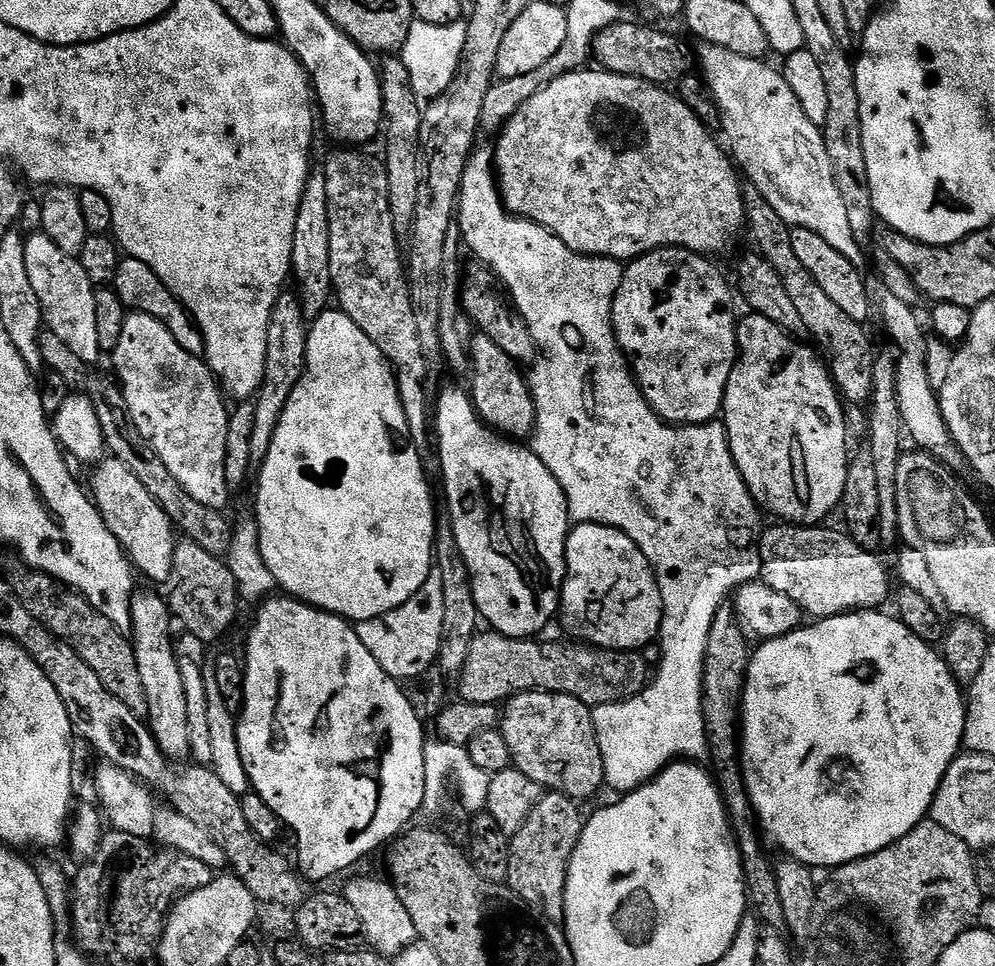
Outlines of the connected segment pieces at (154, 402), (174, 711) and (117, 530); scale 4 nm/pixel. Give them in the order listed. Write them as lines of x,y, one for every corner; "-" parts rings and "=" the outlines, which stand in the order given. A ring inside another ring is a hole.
128,312
125,315
122,338
118,338
118,346
116,351
111,353
110,360
116,363
114,376
124,390
128,417
134,422
138,434
142,434
144,441
154,450
154,454
158,454
158,458
162,458
162,462
166,462
166,470
170,470
170,474
174,474
174,478
178,478
178,482
182,485
182,490
186,490
186,494
190,494
190,498
194,498
194,502
202,502
202,506
210,506
211,508
227,509
230,485
226,478
225,464
226,434
228,433
230,408
229,405
224,405
226,396
216,377
213,376
212,369
208,367
201,357
191,356
186,350
182,350
182,346
178,346
178,342
174,342
174,334
170,334
170,330
166,330
166,326
162,326
162,322
158,322
158,318
150,318
150,314
142,314
141,312
=
137,591
130,606
132,627
130,639
134,658
138,664
138,674
142,678
142,690
146,694
148,711
146,723
157,747
169,761
180,762
190,753
190,722
186,722
186,692
182,690
180,660
172,645
174,617
168,601
163,595
=
104,458
95,465
96,473
92,476
92,488
90,496
104,520
104,525
114,534
114,538
124,549
133,569
140,572
148,580
156,584
167,585
172,579
172,567
174,566
174,550
178,543
178,533
173,528
170,518
150,498
146,486
122,466
122,462
111,458

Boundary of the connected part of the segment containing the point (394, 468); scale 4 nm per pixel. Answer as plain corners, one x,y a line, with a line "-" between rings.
329,310
321,314
317,320
311,321
304,373
286,402
286,410
282,410
282,418
274,430
270,450
264,463
258,468
260,485
256,488
254,515
261,556
273,575
275,587
293,600
300,600
324,612
333,612
335,616
343,616
349,622
378,618
378,614
386,614
402,606
402,602
406,602
414,594
418,594
418,590
434,572
436,533
436,526
432,522
432,496
428,493
428,480
424,477
424,464
420,458
422,452
412,442
406,414
403,413
402,402
399,401
398,386
382,351
378,350
378,346
344,312

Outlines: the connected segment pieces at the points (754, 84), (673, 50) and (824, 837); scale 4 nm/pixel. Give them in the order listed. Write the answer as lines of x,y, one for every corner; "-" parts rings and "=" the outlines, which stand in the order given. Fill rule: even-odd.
701,43
699,47
700,68
716,99
720,124
728,135
727,147
746,180
748,175
747,183
763,194
789,226
814,230
842,258
850,258
854,267
863,269
866,252
855,240
854,230
850,230
846,219
846,205
838,194
830,158
826,158
821,125
806,118
783,71
779,67
771,68
764,60
730,54
722,46
=
626,18
602,29
592,40
591,59
605,72
633,76
651,84
672,86
688,72
688,48
668,32
647,32
=
861,610
859,612
846,612
842,616
820,618
812,622
809,628
807,626
801,626
796,631
786,634
782,638
765,640
757,648
760,649
757,652
755,649
751,653
748,661
748,670
744,674
744,693
740,697
740,735
738,737
738,743
740,745
742,788
743,791
748,791
748,800
752,803
752,808
756,811
757,818
760,819
760,828
764,831
765,838
770,843
777,844
784,851
781,853
785,857
807,864
813,870
819,870
819,868
835,870
842,864
849,864
855,860
860,860
864,856
874,854
878,850
882,850
886,846
902,840
906,834
910,834
910,830
914,830
919,824
925,823
926,817
932,811
932,803
936,797
936,791
946,774
946,770
956,761
957,756
961,755
964,742
964,727
966,726
966,714
968,713
966,696
962,691
962,685
950,674
950,670
946,666
944,659
942,659
941,653
933,645
922,642
922,638
910,634
910,630
906,630
906,626
900,620
896,619
895,615
888,613
887,616
884,610

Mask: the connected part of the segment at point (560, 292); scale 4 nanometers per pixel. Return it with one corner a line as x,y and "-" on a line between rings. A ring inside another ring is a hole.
477,147
468,157
468,165
462,174
460,183
458,221
463,242
476,248
477,254
484,259
481,261
497,260
501,268
499,271
501,273
504,271
508,275
507,295
510,297
515,311
520,313
536,343
539,356
531,365
532,373
529,371
526,376
528,389
532,391
532,400
536,403
536,426
530,440
530,447
536,453
536,457
546,466
546,470
550,470
550,474
554,474
554,478
562,486
564,500
568,503
569,521
573,525
601,524
625,532
640,547
642,554
646,554
652,567
652,573
656,576
658,590
662,594
662,622
658,637
660,669
657,672
655,669
648,687
643,688
637,696
631,696
629,700
623,700
621,704
603,704
592,708
592,722
598,740
598,750
602,752
605,785
609,789
612,787
616,794
627,794
635,788
641,788
649,780
653,780
673,762
683,760
704,762
709,759
708,739
704,733
704,719
702,718
702,678
704,677
706,638
710,634
714,614
718,614
718,610
725,601
735,593
736,589
741,588
744,584
753,583
760,575
760,550
756,543
762,535
762,527
760,528
762,512
756,499
748,493
746,482
730,454
728,435
723,423
709,422
703,426
673,426
661,420
659,414
648,405
646,398
640,393
640,387
636,385
636,377
632,374
629,361
620,351
620,345
616,342
616,332
612,329
612,303
625,270
625,265
621,261
612,260
609,256
584,256
580,252
570,250
570,246
566,246
566,242
562,242
549,228
544,228
532,220
524,220
520,216
511,215
504,207
503,200
500,199
498,181
494,175
494,152
491,147

